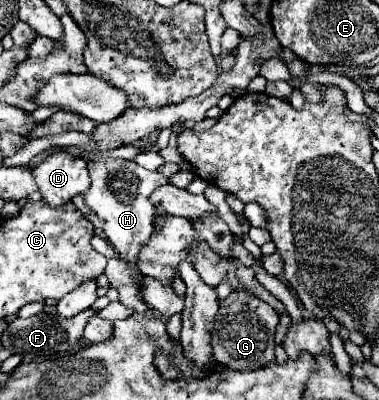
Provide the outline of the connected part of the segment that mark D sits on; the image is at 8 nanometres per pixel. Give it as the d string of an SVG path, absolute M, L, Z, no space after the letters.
M56 152L32 168L42 200L60 208L90 186L86 160L68 152Z

